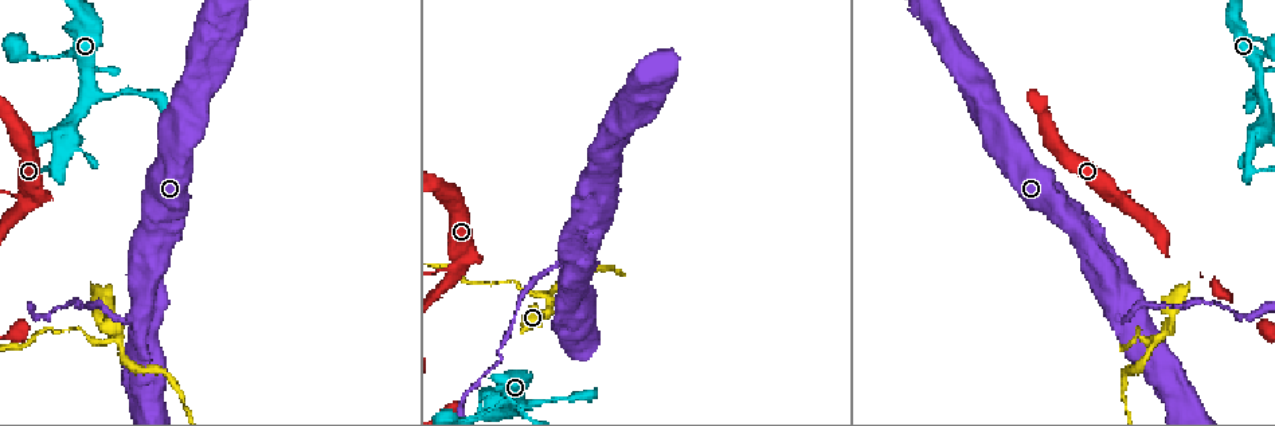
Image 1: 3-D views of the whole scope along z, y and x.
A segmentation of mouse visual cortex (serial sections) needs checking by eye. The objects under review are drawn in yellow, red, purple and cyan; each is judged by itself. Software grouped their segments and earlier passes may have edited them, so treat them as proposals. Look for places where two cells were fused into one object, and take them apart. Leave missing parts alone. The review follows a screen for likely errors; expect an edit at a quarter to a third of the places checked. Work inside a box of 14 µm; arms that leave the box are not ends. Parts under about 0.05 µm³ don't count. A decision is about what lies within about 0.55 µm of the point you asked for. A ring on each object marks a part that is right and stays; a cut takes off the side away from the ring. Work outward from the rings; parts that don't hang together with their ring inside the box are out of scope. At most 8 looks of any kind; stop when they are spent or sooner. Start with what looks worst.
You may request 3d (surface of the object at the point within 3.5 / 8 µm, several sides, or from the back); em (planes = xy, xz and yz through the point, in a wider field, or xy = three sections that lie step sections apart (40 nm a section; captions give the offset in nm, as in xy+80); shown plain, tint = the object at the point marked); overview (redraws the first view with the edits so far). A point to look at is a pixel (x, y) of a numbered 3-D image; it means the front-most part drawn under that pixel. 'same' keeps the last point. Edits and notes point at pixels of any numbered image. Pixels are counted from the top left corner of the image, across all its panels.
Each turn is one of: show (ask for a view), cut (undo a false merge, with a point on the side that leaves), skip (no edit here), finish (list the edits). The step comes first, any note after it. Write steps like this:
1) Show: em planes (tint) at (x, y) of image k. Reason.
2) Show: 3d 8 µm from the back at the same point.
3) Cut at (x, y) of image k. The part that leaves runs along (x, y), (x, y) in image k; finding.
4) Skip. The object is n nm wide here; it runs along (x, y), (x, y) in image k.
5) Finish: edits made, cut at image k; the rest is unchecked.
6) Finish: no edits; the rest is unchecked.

Show: 3d 3.5 µm at (116, 335) of image 1. Three-way junction.

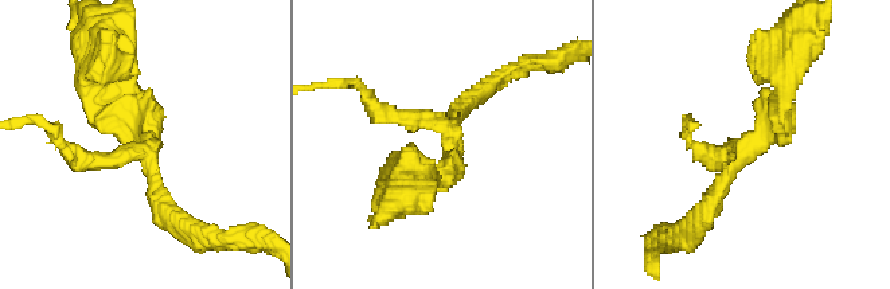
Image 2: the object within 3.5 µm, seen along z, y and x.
Show: em planes (tint) at (148, 143) of image 2. 3 arms meet here; the arms are 200, 200, 200 nm wide.

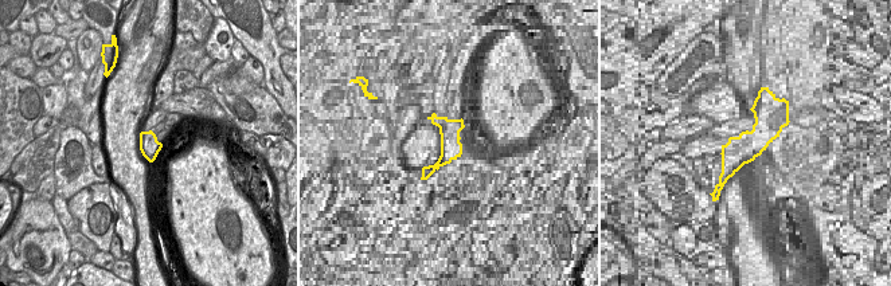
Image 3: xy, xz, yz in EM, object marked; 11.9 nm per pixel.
Cut at (97, 161) of image 2. The object is 240 nm wide here; a second cell is stuck on.

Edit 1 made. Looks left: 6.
Show: overview.

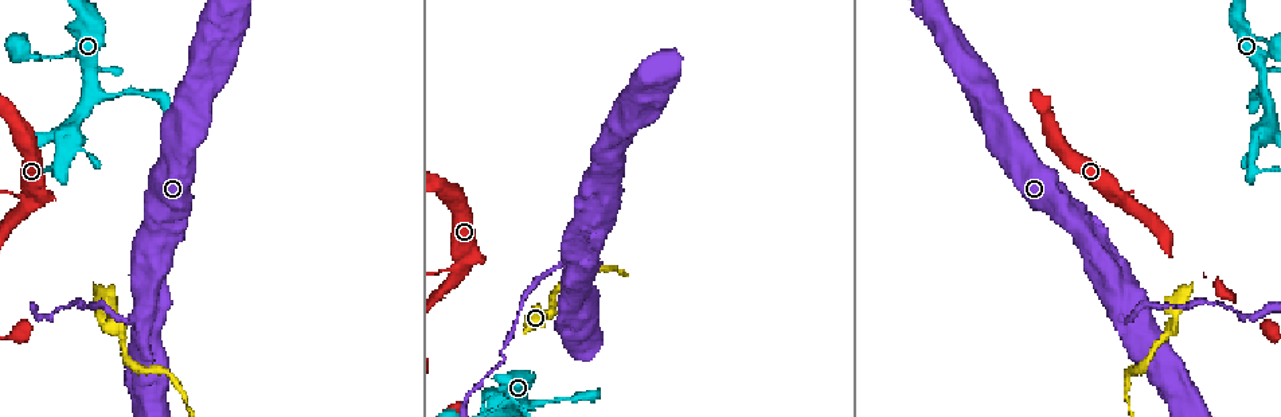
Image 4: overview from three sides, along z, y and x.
Show: 3d 8 µm at (587, 268) of image 4. Abrupt turn.

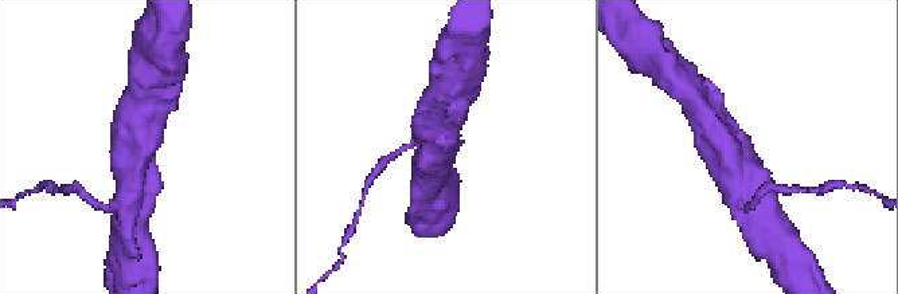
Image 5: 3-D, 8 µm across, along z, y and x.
Show: em xy step 2 (tint) at (745, 140) of image 5. The arms are 150, 800 nm wide; shape alone is not enough.

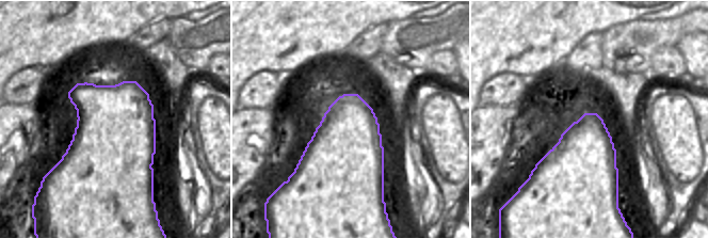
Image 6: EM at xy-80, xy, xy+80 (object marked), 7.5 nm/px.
Skip. It runs along (143, 140), (157, 110) in image 5; continuous, no second cell.

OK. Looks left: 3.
Show: 3d 3.5 µm at (1125, 195) of image 4. Abrupt turn.

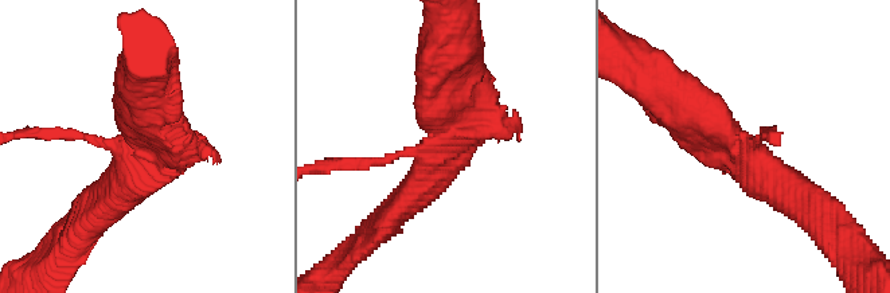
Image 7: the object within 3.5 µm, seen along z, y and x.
Show: em xy step 1 (tint) at (743, 149) of image 7. Shape alone is not enough.

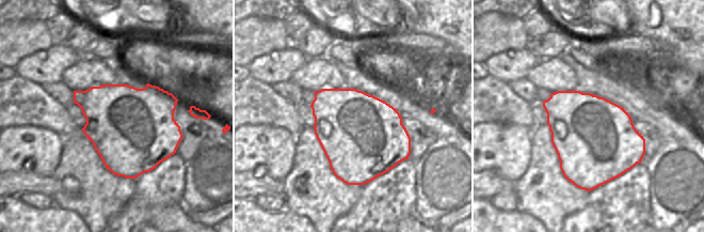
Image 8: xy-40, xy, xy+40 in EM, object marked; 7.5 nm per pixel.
Show: em xy step 5 (tint) at the same point.

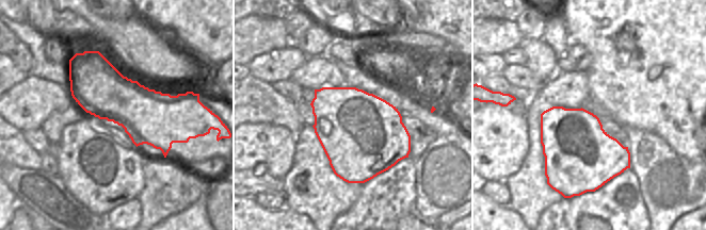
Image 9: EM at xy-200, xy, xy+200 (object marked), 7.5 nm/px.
Cut at (112, 183) of image 7. The part that leaves runs along (144, 153), (132, 183), (86, 227) in image 7; two cells meet here.

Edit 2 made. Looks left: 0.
Finish: edits made, cut at image 2, cut at image 7; the rest is unchecked.

